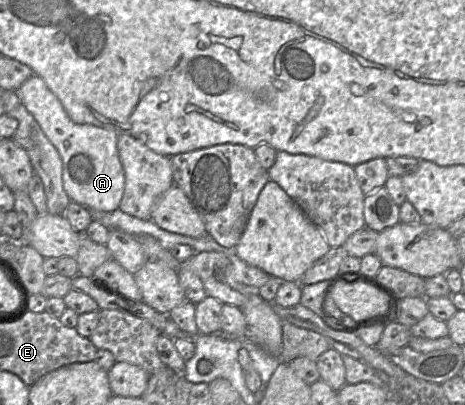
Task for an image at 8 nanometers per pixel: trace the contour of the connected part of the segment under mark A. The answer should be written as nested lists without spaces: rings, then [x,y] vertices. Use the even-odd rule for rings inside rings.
[[[33,74],[17,91],[22,103],[61,157],[63,188],[69,199],[92,213],[111,213],[118,209],[125,186],[124,170],[117,150],[119,134],[73,122],[60,99],[39,75]]]

